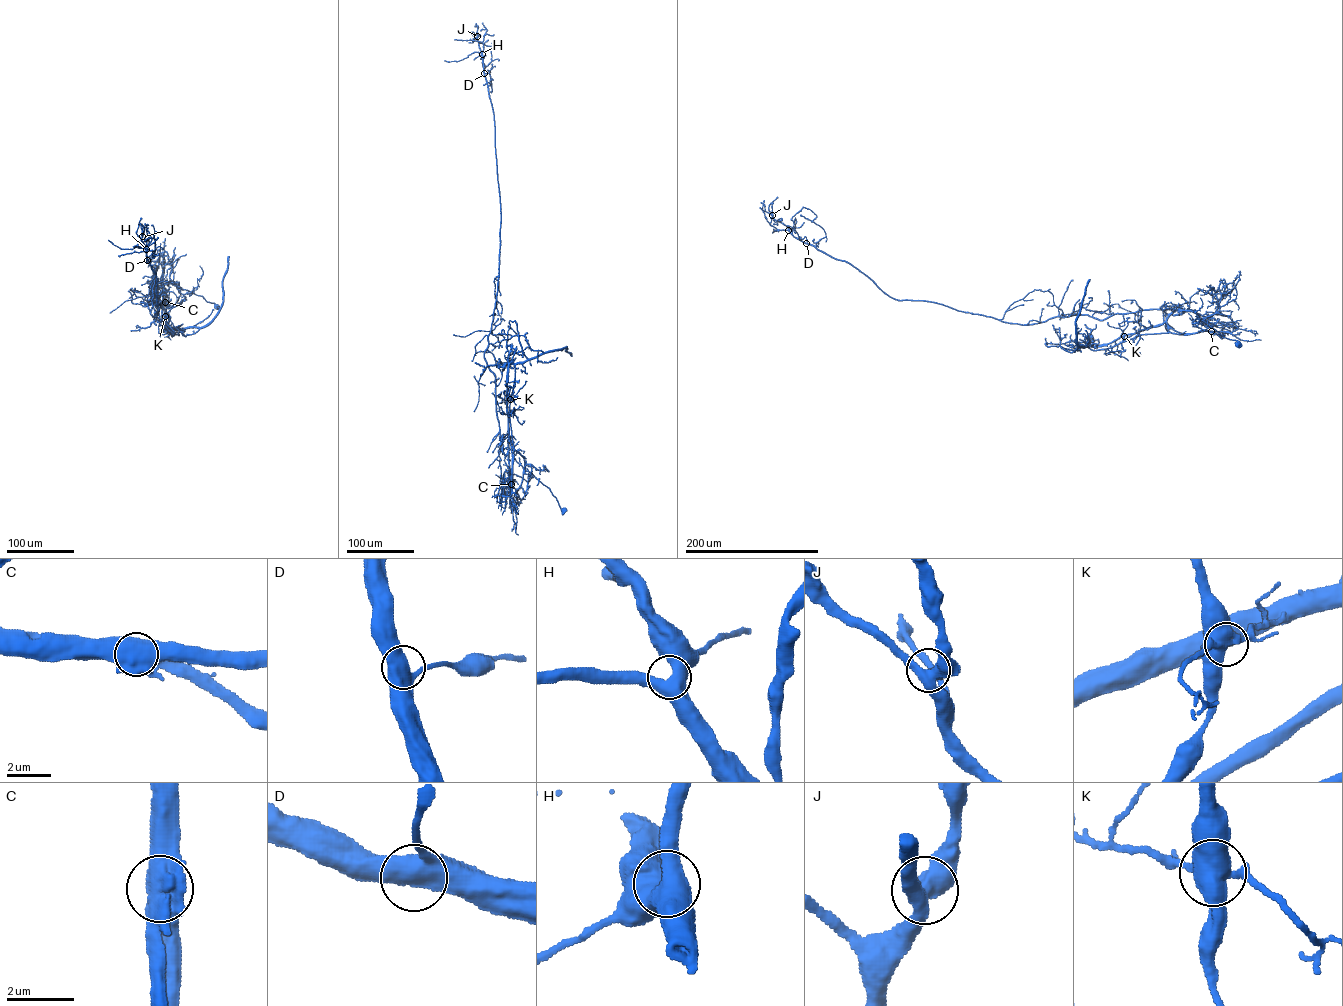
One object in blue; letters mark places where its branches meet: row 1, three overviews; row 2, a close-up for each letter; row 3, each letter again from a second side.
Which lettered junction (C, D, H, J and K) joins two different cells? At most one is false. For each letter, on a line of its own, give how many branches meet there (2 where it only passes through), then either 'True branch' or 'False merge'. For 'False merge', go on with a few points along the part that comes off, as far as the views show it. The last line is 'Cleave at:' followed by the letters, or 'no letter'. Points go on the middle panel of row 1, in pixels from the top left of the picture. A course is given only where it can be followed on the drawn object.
C: Branches: 3. True branch
D: Branches: 3. True branch
H: Branches: 3. True branch
J: Branches: 3. True branch
K: Branches: 4. False merge. Course of the part to remove: (510, 399), (516, 364), (566, 346), (572, 356)
Cleave at: K

